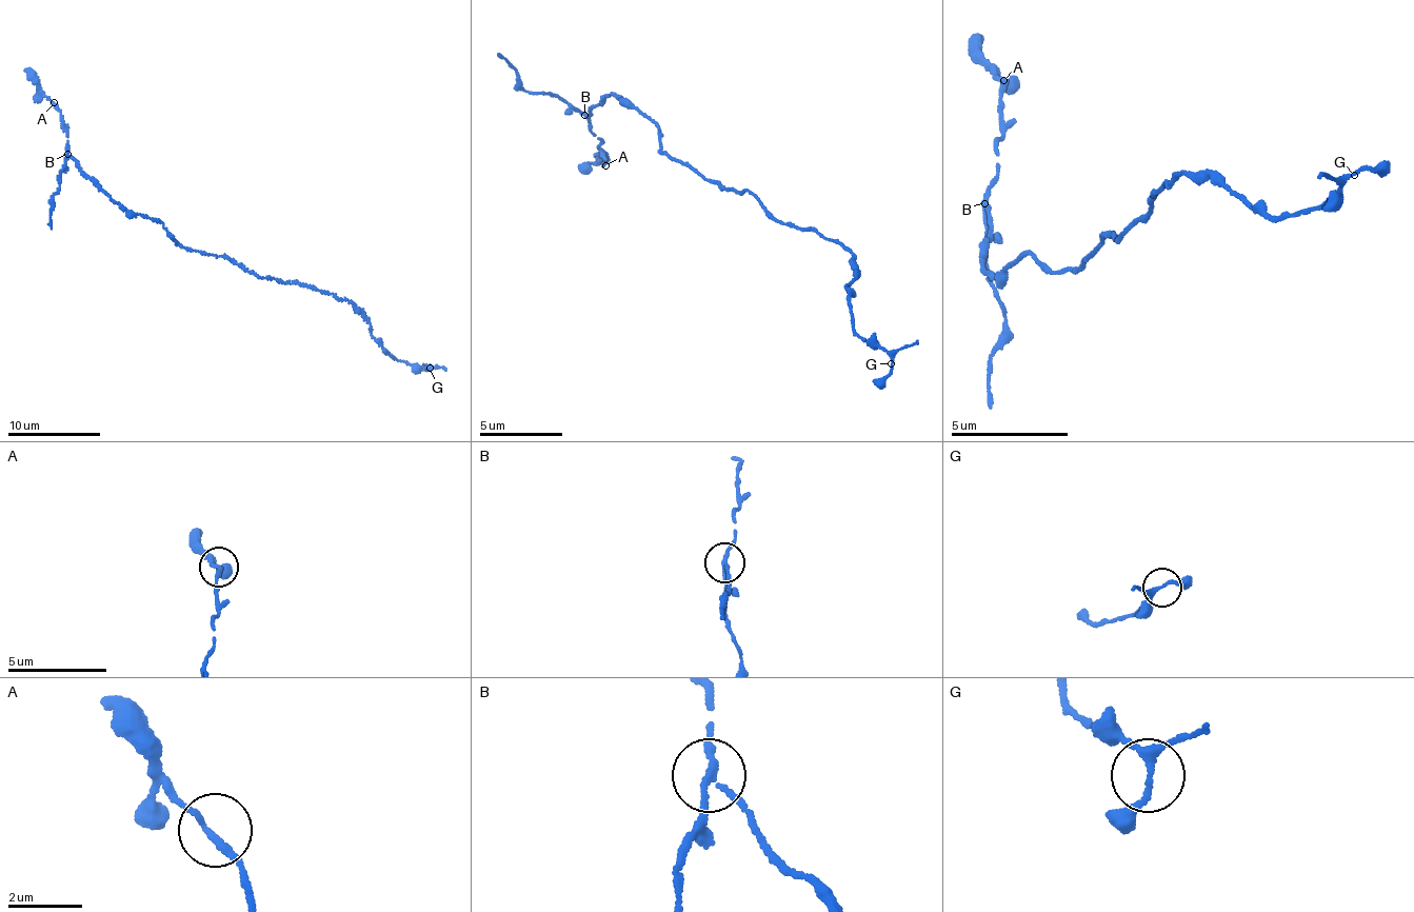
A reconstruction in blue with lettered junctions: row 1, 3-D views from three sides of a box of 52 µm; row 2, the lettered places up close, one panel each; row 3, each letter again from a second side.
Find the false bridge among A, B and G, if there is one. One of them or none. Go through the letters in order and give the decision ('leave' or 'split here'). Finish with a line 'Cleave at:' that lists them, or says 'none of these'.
A: leave
B: split here
G: leave
Cleave at: B

